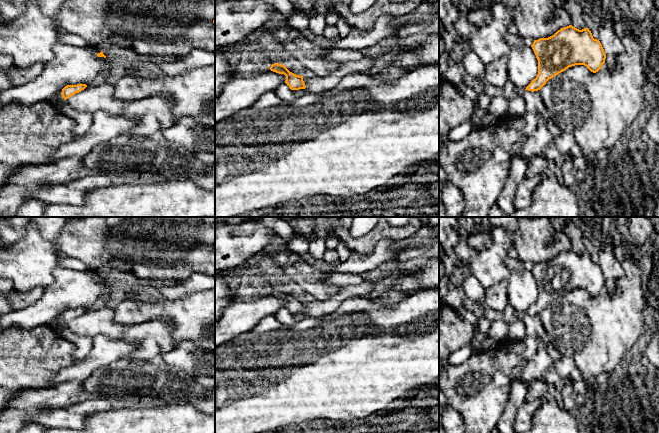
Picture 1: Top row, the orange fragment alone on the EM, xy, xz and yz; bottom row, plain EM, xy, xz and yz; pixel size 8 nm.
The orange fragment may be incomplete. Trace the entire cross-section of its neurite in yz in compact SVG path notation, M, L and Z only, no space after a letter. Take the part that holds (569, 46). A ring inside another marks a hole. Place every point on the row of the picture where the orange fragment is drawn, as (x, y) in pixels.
M572 25L561 28L548 38L534 40L531 47L538 60L538 74L525 90L532 92L575 65L584 65L596 73L606 59L600 41L593 38L591 31L588 28L579 30Z

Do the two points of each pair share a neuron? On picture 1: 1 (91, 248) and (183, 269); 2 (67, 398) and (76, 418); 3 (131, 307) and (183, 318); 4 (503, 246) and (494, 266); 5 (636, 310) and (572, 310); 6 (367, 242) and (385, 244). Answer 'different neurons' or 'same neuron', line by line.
1: same neuron
2: different neurons
3: same neuron
4: same neuron
5: same neuron
6: different neurons

